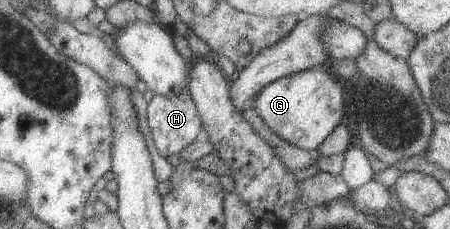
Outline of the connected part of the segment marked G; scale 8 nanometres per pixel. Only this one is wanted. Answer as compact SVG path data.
M312 67L263 86L250 101L258 116L282 140L305 151L316 151L342 116L340 81L326 67Z

